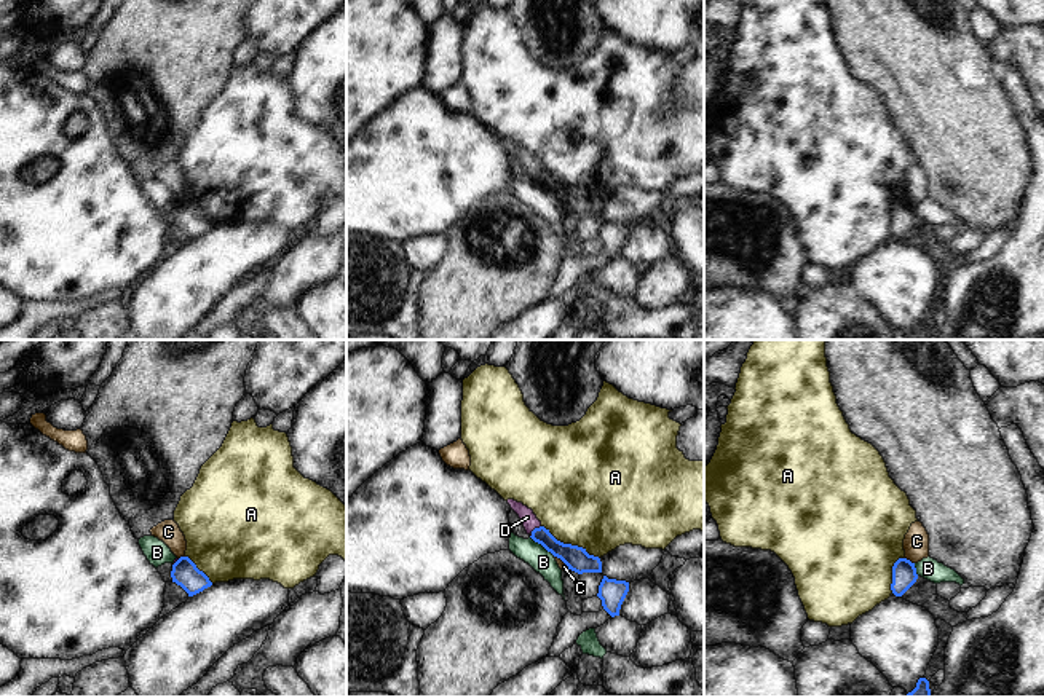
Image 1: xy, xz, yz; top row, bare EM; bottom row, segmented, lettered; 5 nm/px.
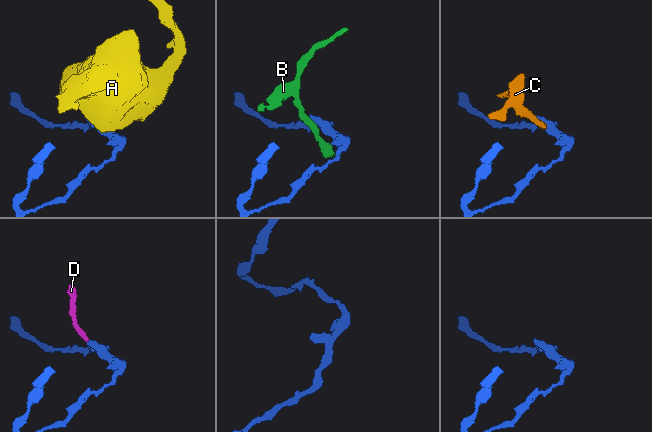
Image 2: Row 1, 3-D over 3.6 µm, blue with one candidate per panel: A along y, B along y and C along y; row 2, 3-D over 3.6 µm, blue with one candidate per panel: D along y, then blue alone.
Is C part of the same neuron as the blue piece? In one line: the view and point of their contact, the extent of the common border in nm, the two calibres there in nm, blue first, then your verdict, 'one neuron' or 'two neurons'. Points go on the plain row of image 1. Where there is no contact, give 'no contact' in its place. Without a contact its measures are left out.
meets blue in yz at (909, 203); contact 60 nm long; 130 nm thick on the blue side, 130 nm on the other; two neurons

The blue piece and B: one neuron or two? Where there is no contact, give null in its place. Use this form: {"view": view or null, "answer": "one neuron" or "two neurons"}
{"view": "xz", "answer": "two neurons"}

